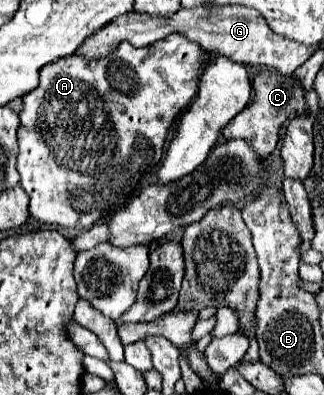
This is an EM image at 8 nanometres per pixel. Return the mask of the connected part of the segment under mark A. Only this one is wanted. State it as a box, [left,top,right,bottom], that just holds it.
[16,33,204,229]

